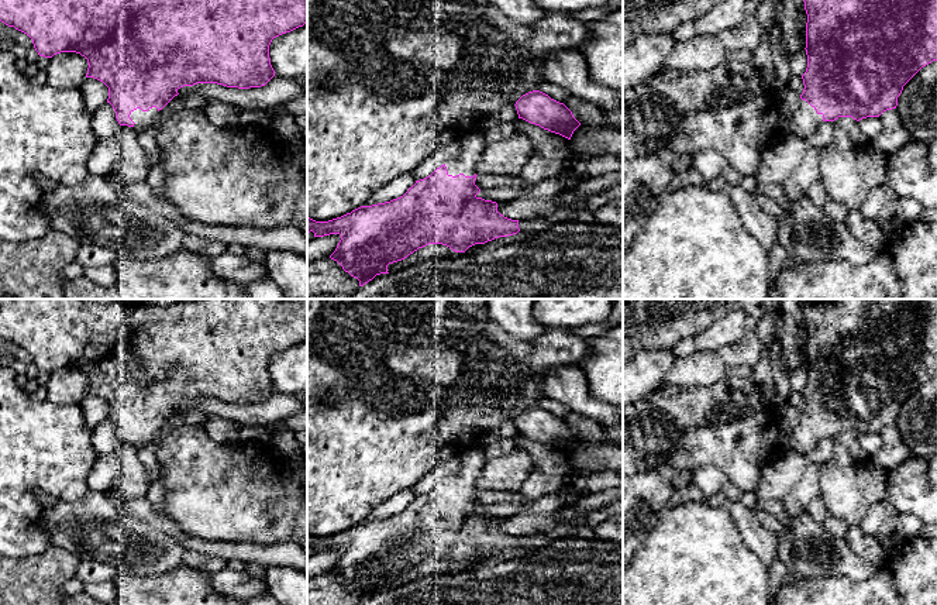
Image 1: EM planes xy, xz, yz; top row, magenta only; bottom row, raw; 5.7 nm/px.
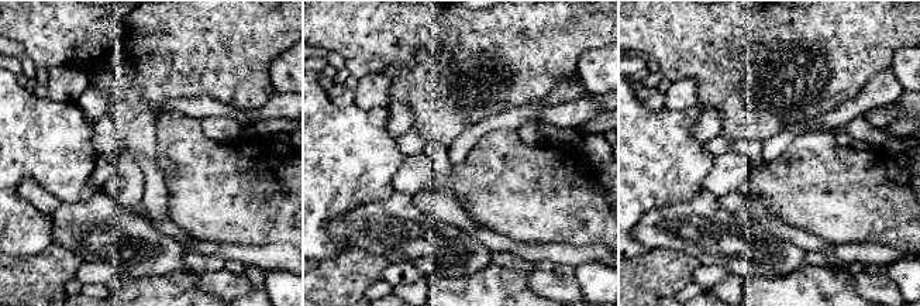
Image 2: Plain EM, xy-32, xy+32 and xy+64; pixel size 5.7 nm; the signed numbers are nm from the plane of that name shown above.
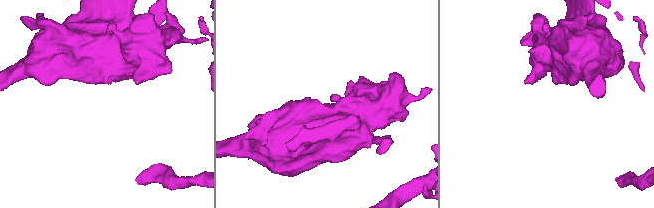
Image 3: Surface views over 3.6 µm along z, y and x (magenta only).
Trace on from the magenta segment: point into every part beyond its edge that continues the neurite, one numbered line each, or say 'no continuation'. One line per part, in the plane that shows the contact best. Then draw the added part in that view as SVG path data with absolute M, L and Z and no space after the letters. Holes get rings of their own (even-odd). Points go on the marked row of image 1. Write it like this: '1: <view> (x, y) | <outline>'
1: xy (141, 119) | M152 107L148 111L142 111L141 109L131 111L130 117L135 123L132 127L135 133L139 134L144 127L149 126L156 113L158 113L156 107Z

